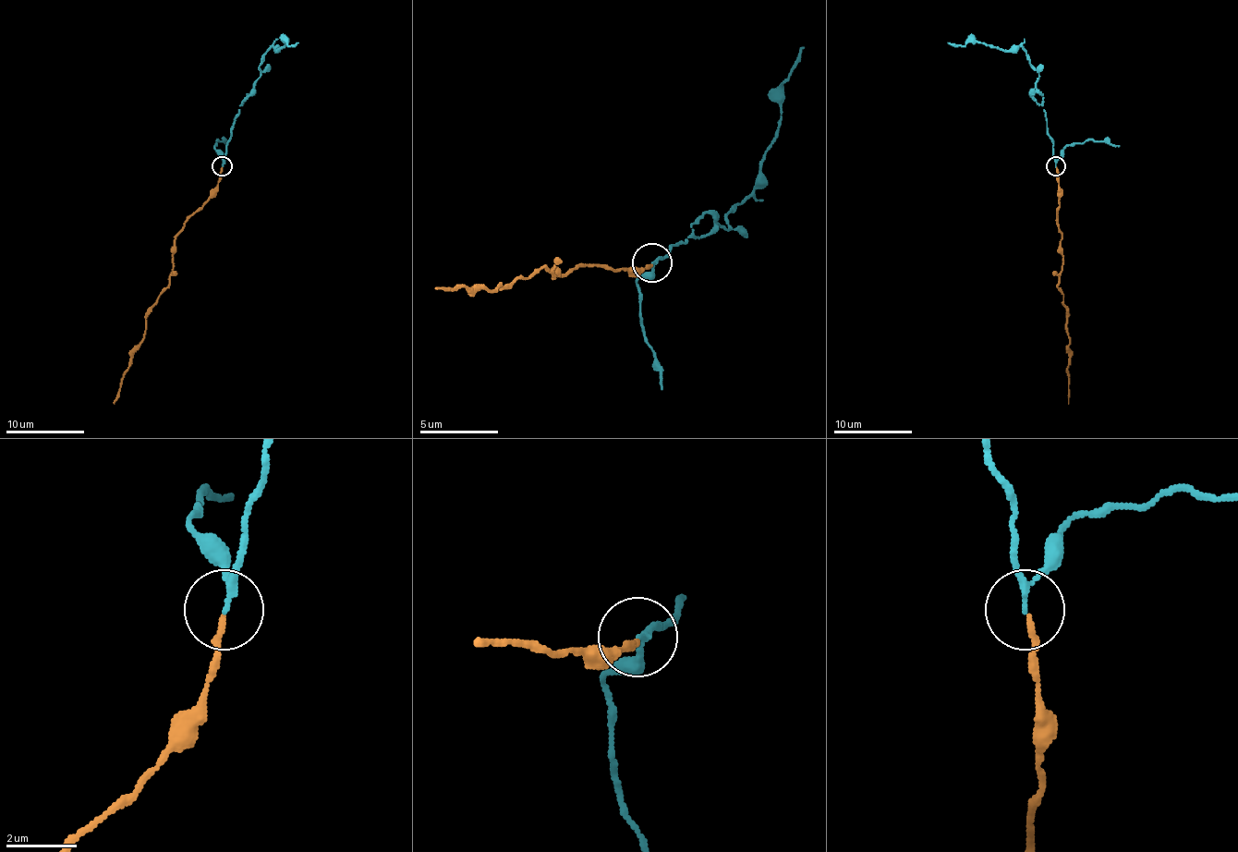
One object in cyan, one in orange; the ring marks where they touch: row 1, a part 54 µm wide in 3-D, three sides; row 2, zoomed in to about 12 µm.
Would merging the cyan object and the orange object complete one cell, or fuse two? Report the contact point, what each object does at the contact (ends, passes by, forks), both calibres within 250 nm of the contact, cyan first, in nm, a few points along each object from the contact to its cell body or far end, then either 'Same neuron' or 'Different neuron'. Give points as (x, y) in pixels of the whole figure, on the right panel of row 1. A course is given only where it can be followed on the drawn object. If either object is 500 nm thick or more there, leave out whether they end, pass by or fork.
Place: (1055, 166). At the ring cyan passes by. At the ring orange ends. Thickness 130 nm (cyan) against 150 nm. Course of cyan: (1056, 165), (1037, 87), (1038, 76), (1028, 54), (1019, 46), (999, 50), (983, 42), (960, 46), (948, 42). Course of orange: (1056, 167), (1058, 219), (1062, 237), (1062, 272), (1058, 287), (1068, 312), (1068, 403). Same neuron

